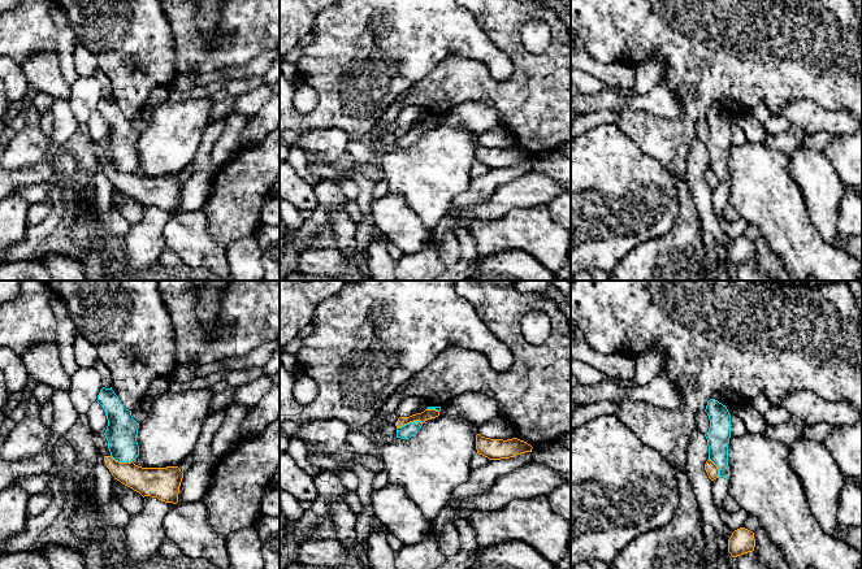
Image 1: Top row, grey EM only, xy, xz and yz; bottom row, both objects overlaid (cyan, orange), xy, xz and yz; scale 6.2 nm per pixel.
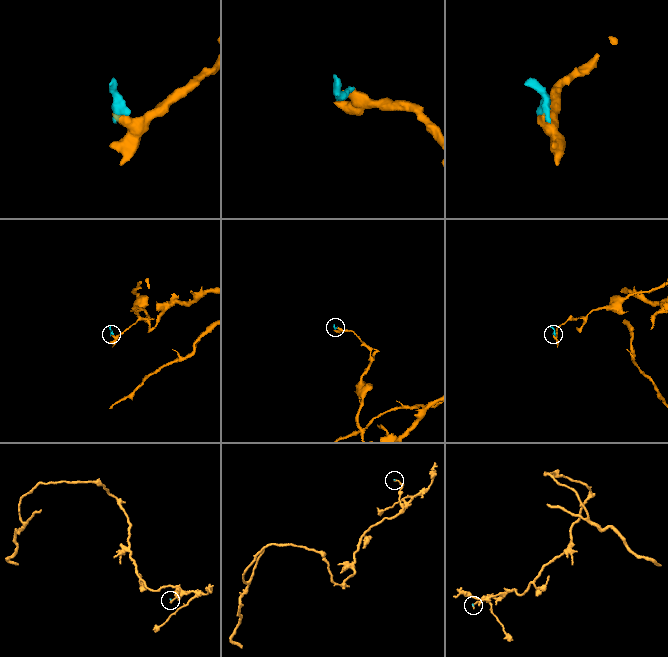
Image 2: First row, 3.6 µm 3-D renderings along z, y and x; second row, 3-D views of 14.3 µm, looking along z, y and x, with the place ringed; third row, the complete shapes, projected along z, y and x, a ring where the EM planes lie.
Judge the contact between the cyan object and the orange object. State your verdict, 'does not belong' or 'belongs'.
does not belong

